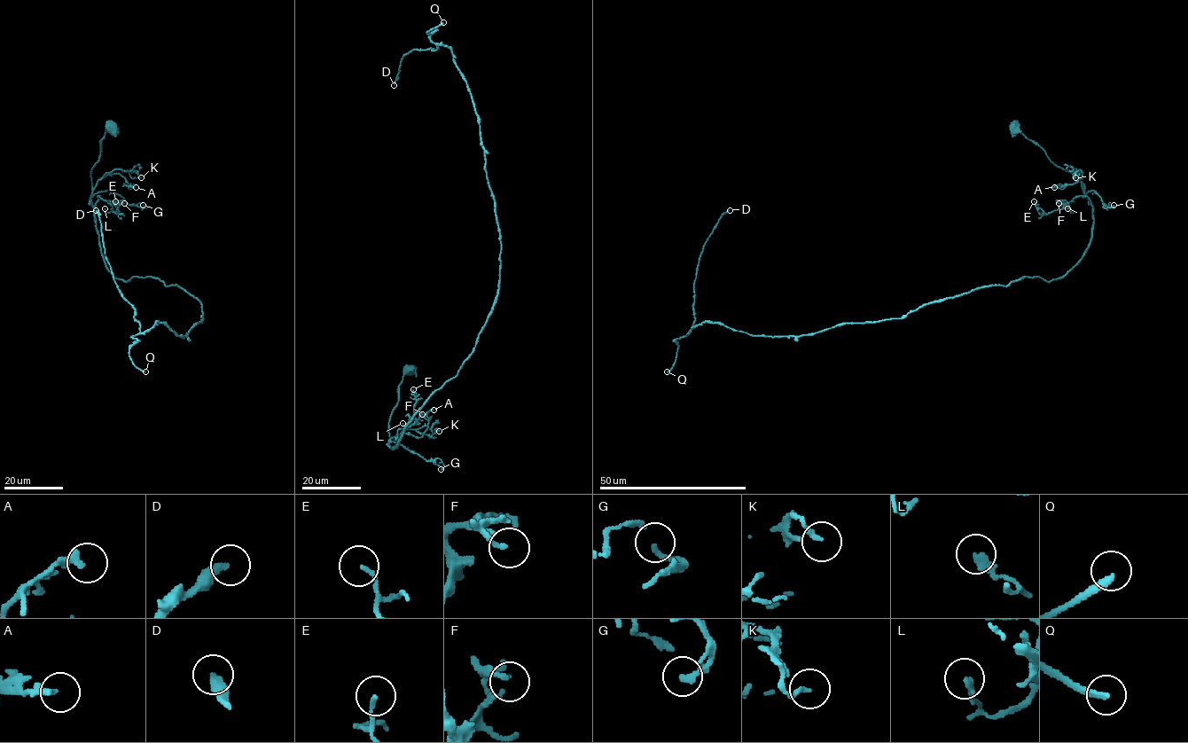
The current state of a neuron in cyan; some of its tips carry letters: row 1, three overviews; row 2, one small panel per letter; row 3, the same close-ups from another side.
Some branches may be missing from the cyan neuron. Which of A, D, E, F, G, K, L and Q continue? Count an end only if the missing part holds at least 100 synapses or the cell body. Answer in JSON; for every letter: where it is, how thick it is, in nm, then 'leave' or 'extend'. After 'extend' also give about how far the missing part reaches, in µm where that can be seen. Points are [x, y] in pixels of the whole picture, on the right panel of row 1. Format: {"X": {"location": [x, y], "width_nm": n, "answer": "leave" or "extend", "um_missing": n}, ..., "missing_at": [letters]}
{"A": {"location": [1054, 187], "width_nm": 260, "answer": "leave"}, "D": {"location": [730, 210], "width_nm": 320, "answer": "extend", "um_missing": 130}, "E": {"location": [1034, 201], "width_nm": 140, "answer": "leave"}, "F": {"location": [1059, 203], "width_nm": 170, "answer": "leave"}, "G": {"location": [1113, 205], "width_nm": 170, "answer": "leave"}, "K": {"location": [1075, 177], "width_nm": 140, "answer": "leave"}, "L": {"location": [1067, 208], "width_nm": 240, "answer": "leave"}, "Q": {"location": [667, 371], "width_nm": 240, "answer": "extend", "um_missing": 130}, "missing_at": ["D", "Q"]}

